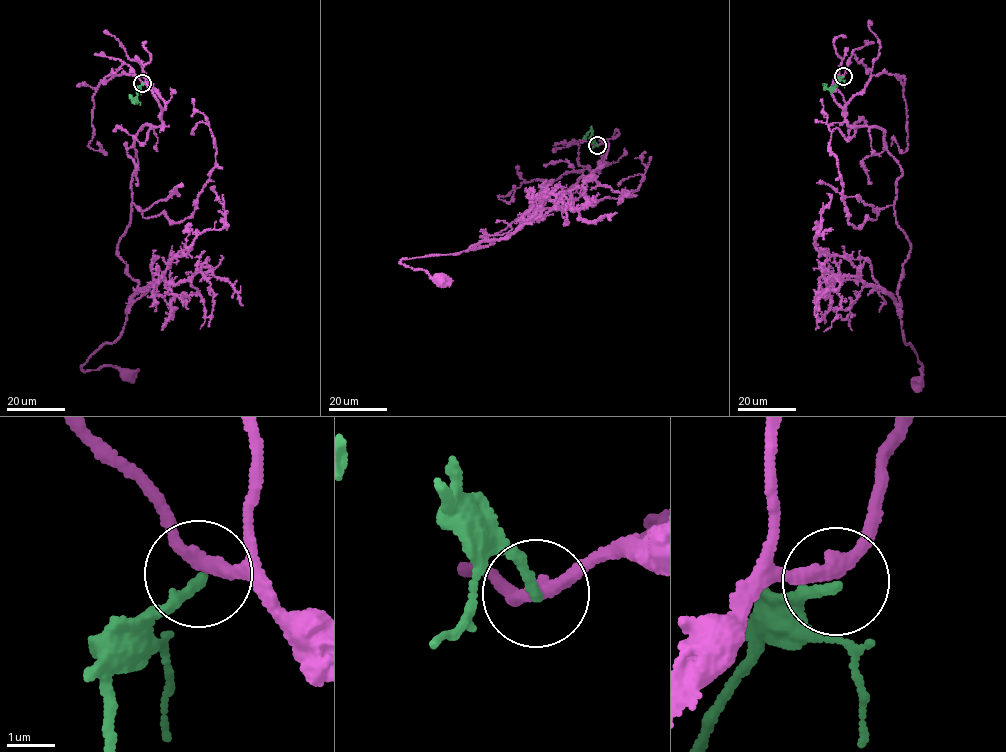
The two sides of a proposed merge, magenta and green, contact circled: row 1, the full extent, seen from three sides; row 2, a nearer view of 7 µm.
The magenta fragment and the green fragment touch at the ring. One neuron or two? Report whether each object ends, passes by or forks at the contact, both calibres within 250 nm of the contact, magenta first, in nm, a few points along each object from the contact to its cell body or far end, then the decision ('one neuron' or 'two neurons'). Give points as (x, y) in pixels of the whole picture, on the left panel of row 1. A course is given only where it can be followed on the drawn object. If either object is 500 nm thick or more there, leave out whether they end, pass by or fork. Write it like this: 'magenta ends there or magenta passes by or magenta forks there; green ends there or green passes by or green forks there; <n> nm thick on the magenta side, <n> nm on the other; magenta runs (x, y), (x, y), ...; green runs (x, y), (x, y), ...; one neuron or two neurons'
magenta passes by; green ends there; 280 nm thick on the magenta side, 220 nm on the other; magenta runs (142, 83), (163, 124), (137, 134), (131, 219), (118, 246), (137, 292), (121, 335), (81, 367), (124, 374); green runs (142, 84), (137, 90), (137, 102), (132, 101), (129, 94); two neurons

